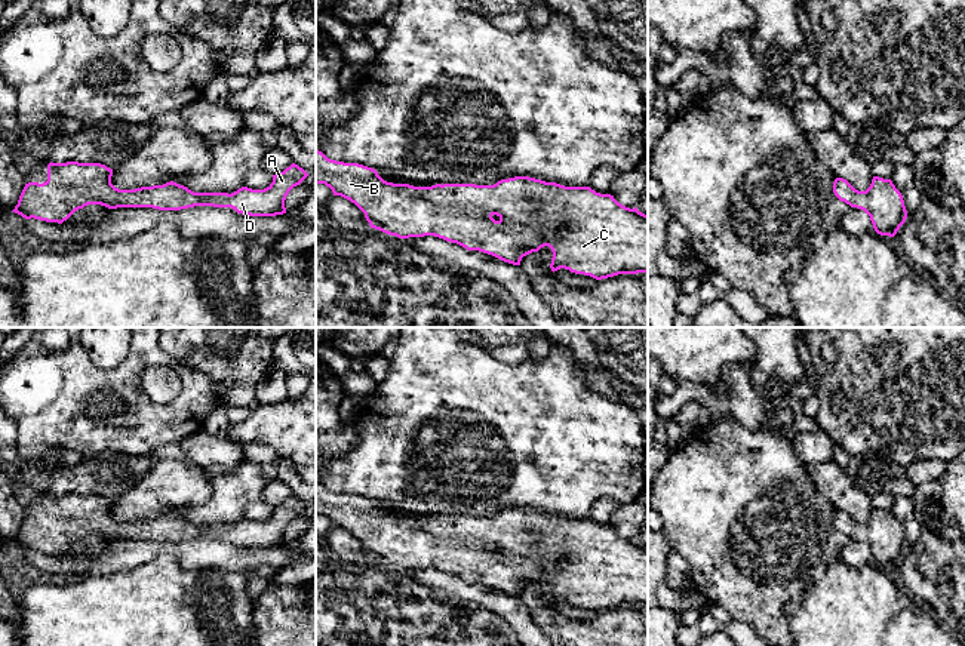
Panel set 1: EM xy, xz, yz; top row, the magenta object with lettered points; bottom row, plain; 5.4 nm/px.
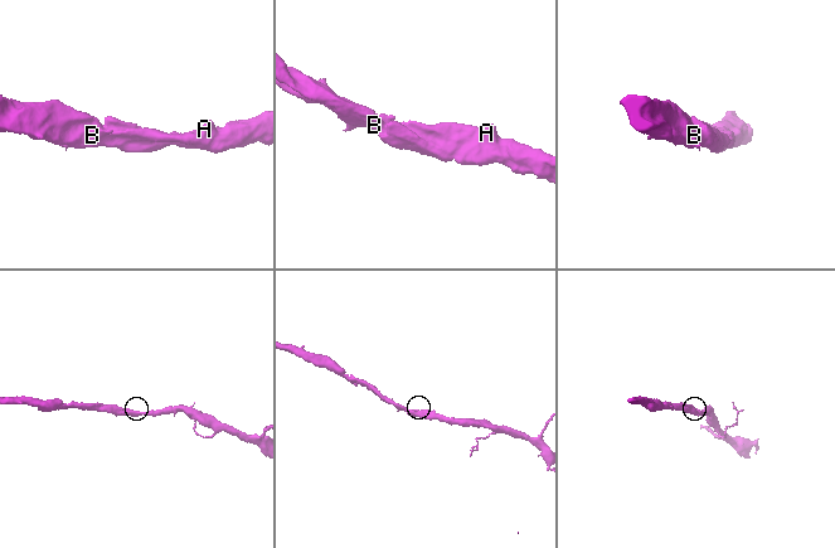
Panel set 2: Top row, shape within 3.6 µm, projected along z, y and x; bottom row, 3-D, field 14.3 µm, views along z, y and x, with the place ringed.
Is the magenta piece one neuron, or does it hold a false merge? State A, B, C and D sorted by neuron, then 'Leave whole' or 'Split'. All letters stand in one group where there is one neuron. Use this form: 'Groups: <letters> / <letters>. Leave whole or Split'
Groups: A B C D. Leave whole

